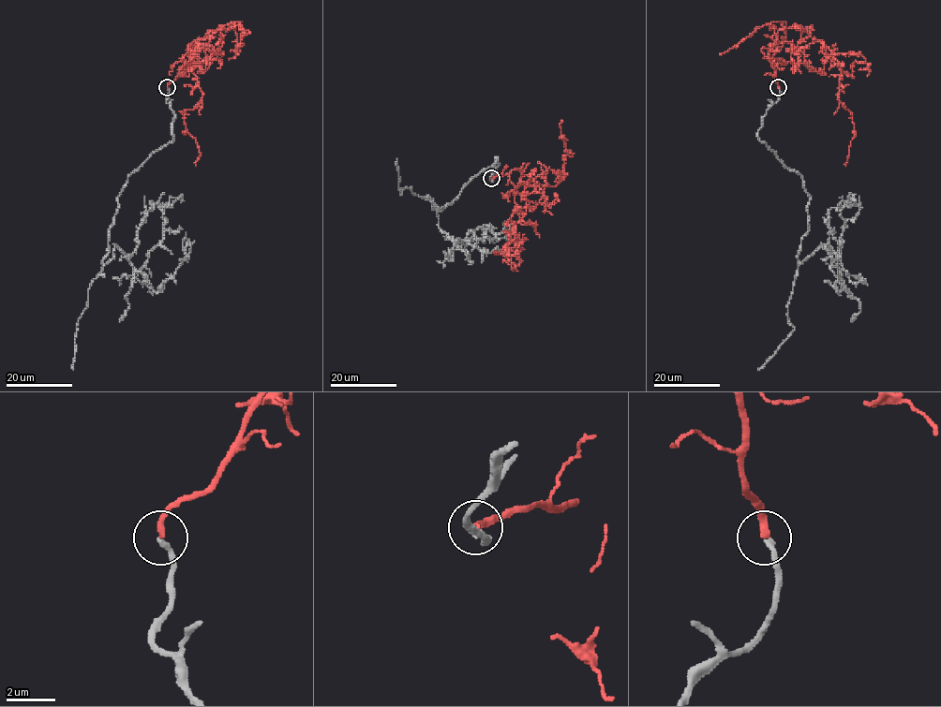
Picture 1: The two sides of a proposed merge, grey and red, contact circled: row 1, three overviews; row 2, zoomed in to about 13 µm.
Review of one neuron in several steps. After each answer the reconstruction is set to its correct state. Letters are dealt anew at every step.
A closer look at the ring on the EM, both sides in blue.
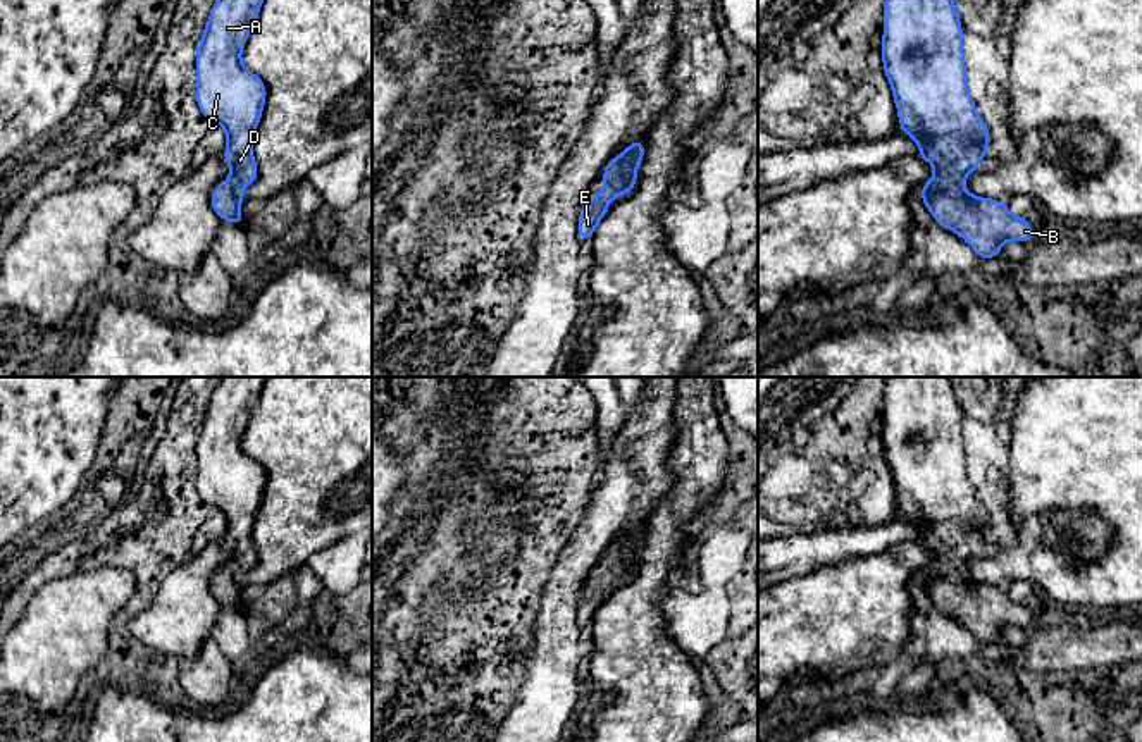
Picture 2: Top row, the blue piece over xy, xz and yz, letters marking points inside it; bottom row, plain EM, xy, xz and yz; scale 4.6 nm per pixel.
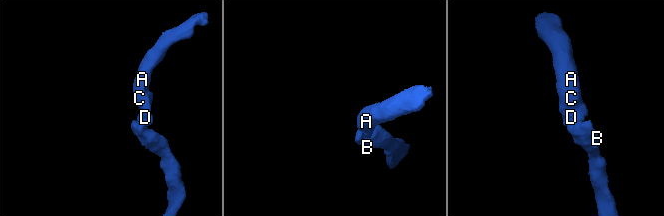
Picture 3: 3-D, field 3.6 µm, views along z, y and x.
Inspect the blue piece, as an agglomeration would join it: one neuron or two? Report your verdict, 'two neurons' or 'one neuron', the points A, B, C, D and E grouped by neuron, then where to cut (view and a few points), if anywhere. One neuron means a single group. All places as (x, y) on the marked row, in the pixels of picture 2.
one neuron | A B C D E | no cut

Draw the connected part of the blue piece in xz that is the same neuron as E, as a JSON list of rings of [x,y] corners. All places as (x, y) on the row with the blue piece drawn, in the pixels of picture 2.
[[[644,139],[629,145],[622,155],[613,157],[603,169],[605,188],[589,200],[579,213],[577,236],[580,241],[593,239],[593,234],[605,217],[613,196],[627,195],[637,182],[636,169],[644,158]]]

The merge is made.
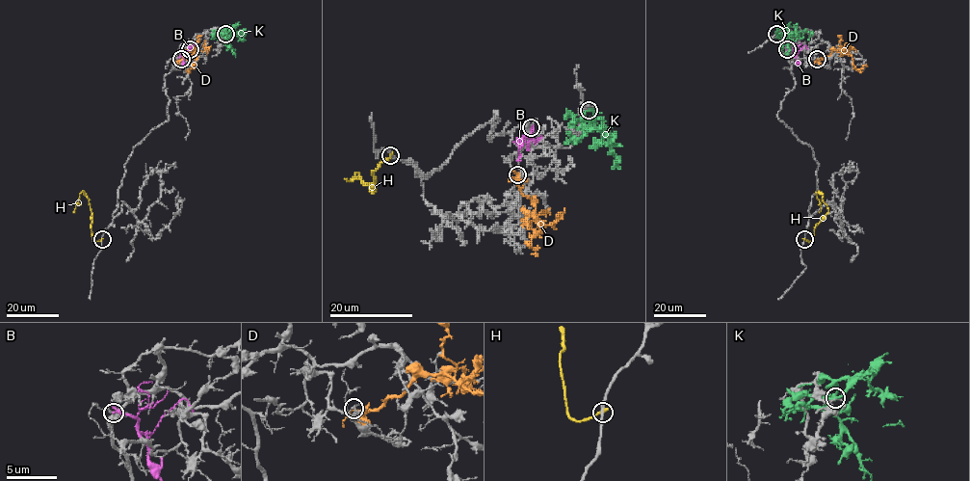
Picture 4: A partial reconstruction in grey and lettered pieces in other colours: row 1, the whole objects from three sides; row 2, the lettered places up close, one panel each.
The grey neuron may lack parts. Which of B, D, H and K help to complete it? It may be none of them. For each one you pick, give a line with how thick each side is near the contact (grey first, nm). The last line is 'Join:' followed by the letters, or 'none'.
Join: none

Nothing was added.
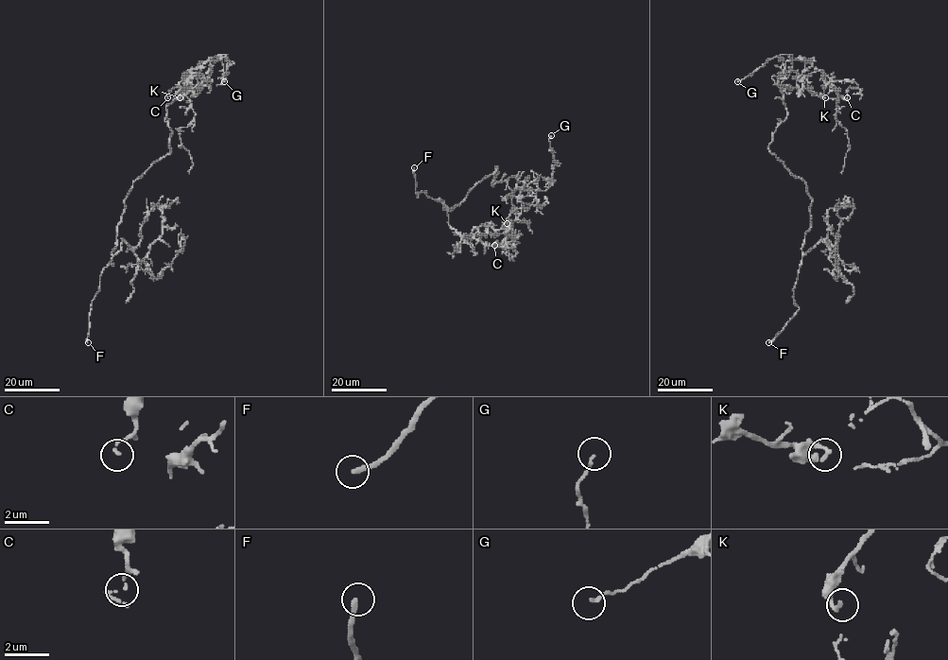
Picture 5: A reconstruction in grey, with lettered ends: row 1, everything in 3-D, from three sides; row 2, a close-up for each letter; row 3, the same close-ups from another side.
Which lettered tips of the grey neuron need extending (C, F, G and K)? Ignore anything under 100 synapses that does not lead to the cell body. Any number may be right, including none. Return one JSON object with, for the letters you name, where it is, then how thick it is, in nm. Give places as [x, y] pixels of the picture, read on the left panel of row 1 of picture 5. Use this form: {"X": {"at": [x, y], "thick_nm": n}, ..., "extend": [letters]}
{"F": {"at": [88, 342], "thick_nm": 220}, "extend": ["F"]}

